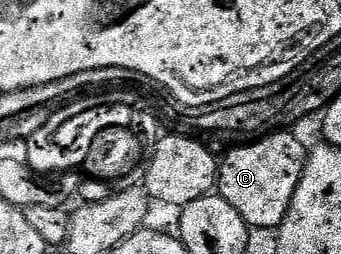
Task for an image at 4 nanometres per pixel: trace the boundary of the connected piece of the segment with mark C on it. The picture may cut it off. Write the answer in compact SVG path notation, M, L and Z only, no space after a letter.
M279 130L270 133L266 137L261 137L254 141L256 143L243 144L231 147L231 151L221 159L218 170L217 193L222 196L226 202L242 218L246 224L255 231L258 230L276 230L282 224L283 218L286 217L287 208L291 204L292 194L295 193L296 186L303 176L304 166L306 165L306 157L308 155L307 145L291 131Z

